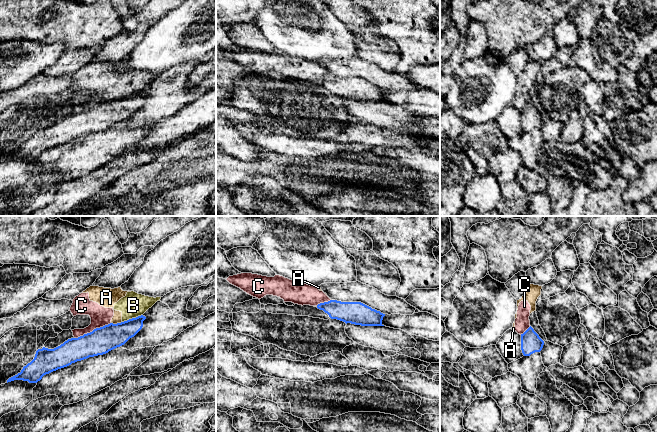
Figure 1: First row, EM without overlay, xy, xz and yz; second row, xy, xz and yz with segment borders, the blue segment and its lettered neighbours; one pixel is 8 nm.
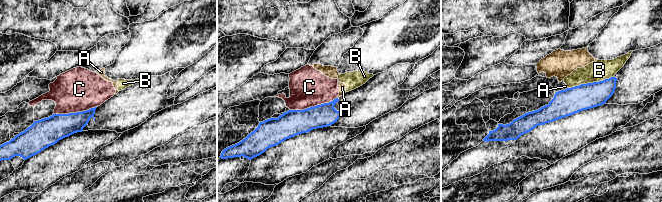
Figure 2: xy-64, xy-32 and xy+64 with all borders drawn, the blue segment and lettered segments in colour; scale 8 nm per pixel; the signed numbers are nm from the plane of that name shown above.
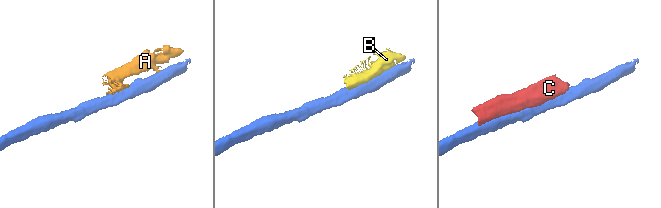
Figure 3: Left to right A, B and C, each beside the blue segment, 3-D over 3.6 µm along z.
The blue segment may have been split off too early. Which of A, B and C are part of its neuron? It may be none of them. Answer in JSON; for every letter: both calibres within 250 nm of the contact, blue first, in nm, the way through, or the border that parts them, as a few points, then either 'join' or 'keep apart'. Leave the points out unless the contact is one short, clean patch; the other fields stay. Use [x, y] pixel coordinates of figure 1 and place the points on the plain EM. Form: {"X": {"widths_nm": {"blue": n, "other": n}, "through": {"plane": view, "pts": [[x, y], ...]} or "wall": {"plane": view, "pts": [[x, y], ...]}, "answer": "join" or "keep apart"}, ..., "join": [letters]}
{"A": {"widths_nm": {"blue": 220, "other": 160}, "answer": "keep apart"}, "B": {"widths_nm": {"blue": 200, "other": 190}, "answer": "keep apart"}, "C": {"widths_nm": {"blue": 220, "other": 160}, "answer": "keep apart"}, "join": []}

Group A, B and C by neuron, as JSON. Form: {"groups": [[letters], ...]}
{"groups": [["A", "B", "C"]]}

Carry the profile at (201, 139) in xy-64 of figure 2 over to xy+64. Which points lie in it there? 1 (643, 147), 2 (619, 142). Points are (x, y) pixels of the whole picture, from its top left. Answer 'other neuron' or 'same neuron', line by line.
1: same neuron
2: other neuron

